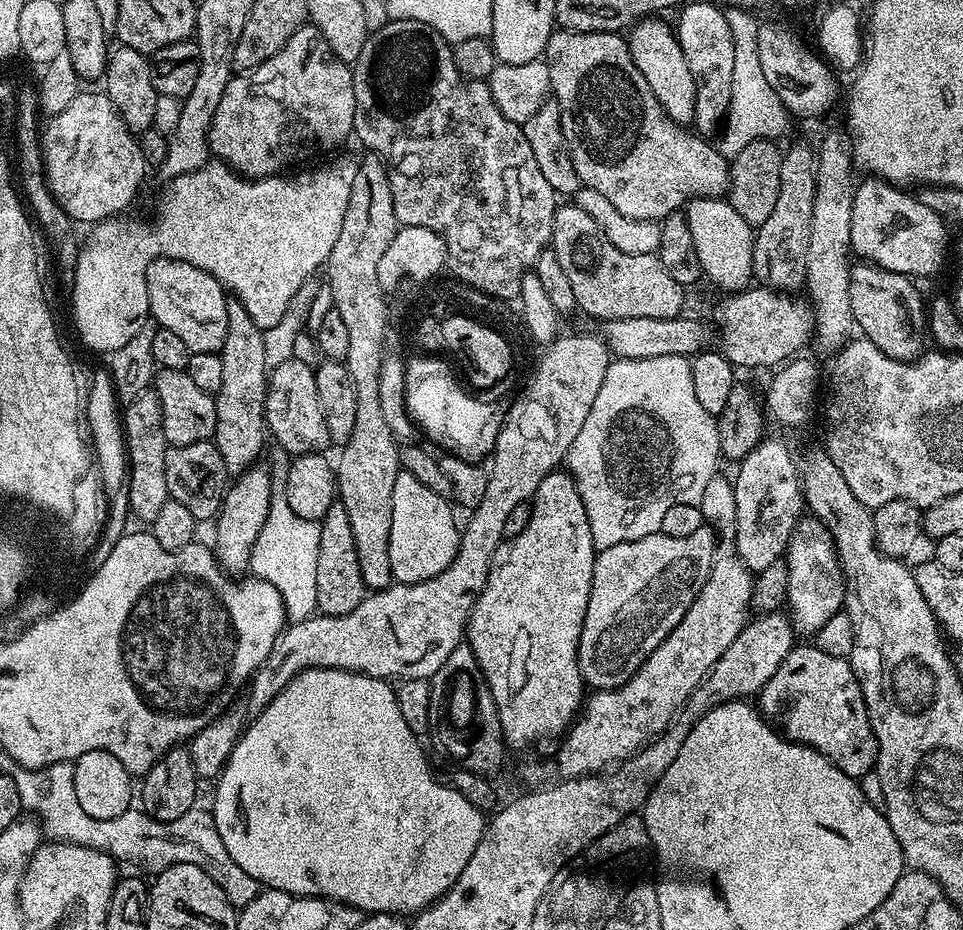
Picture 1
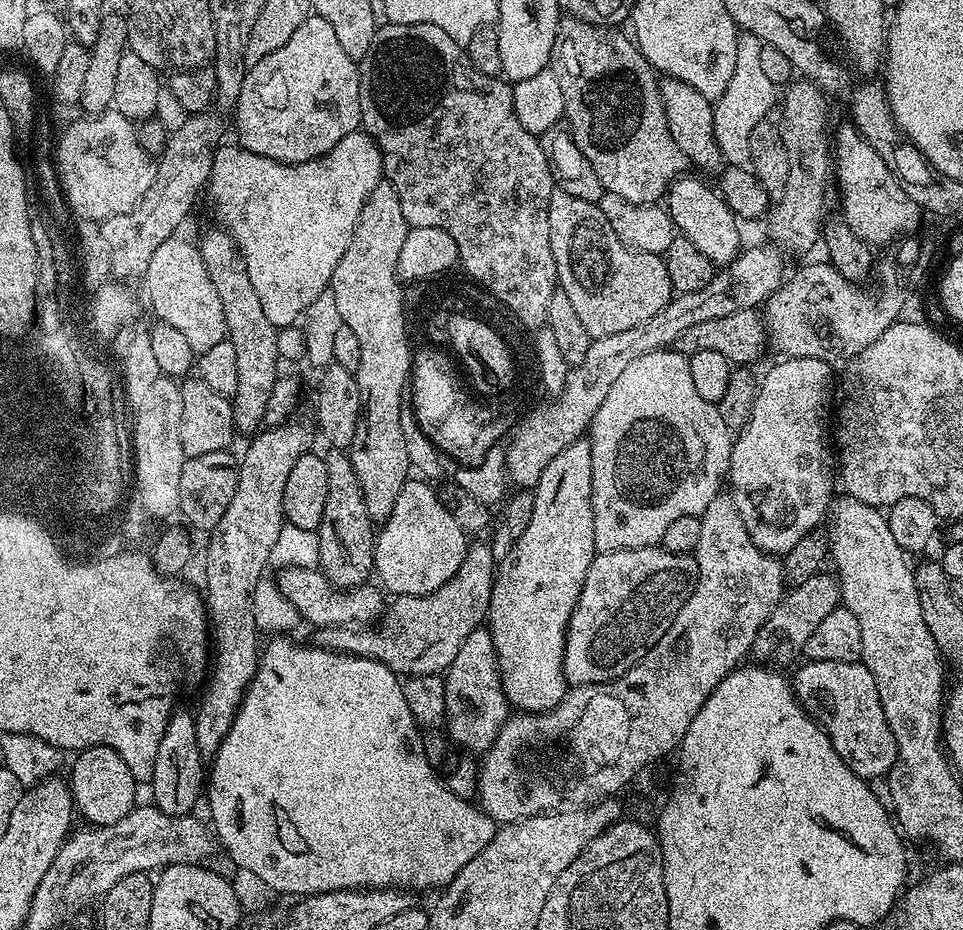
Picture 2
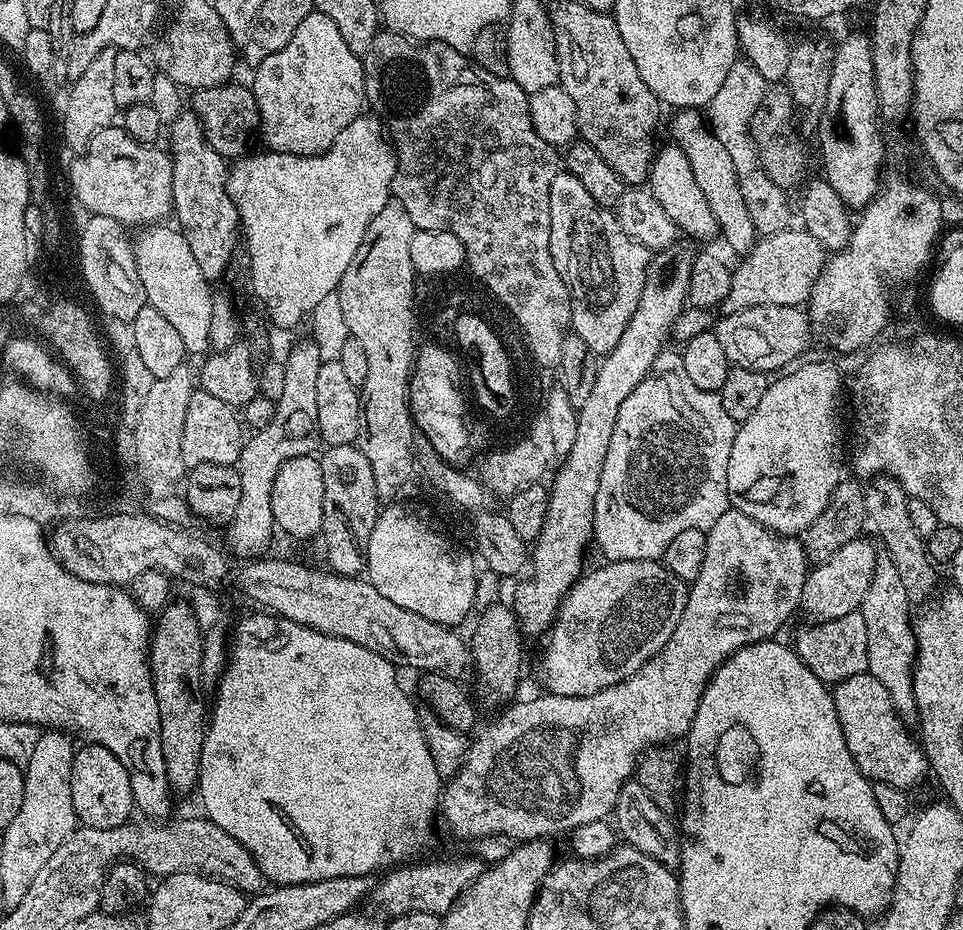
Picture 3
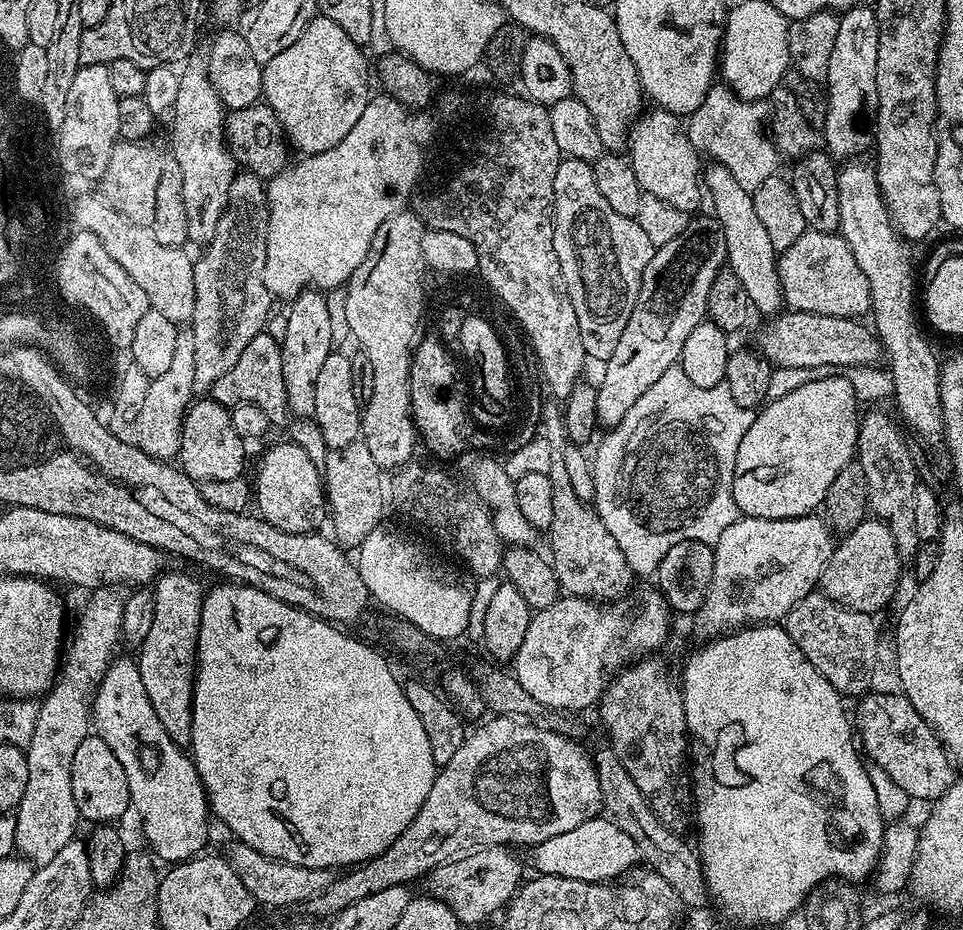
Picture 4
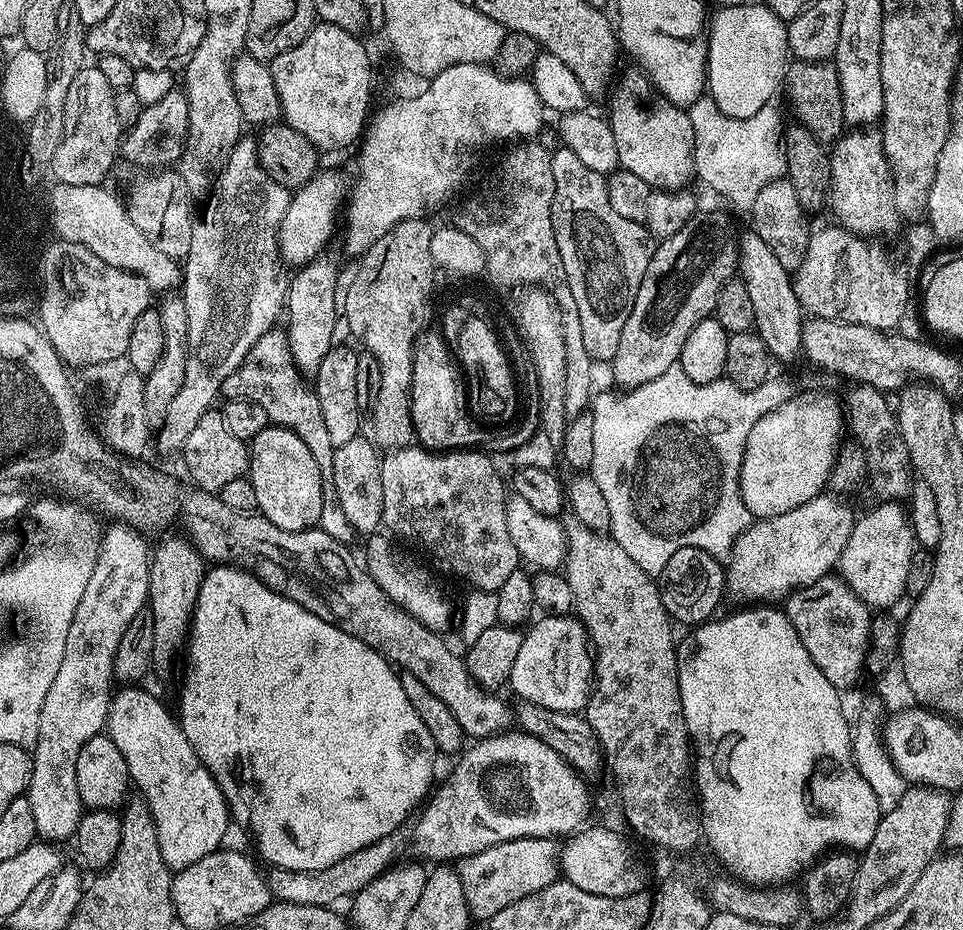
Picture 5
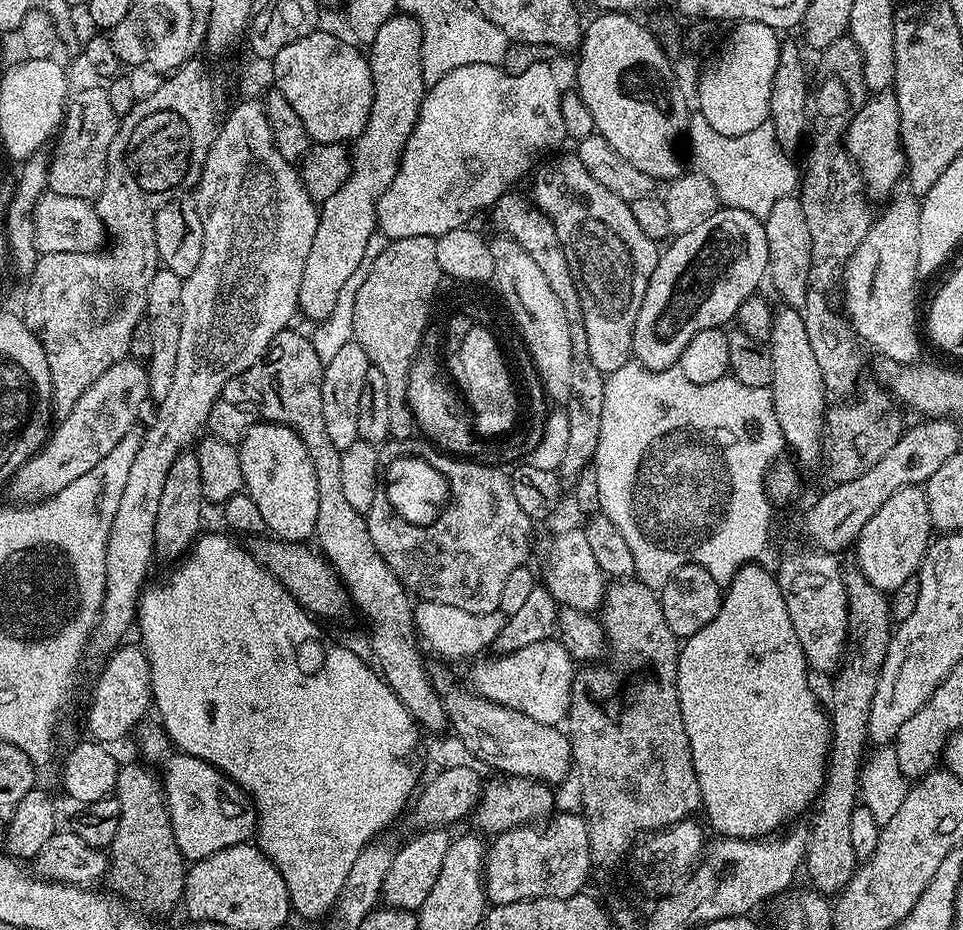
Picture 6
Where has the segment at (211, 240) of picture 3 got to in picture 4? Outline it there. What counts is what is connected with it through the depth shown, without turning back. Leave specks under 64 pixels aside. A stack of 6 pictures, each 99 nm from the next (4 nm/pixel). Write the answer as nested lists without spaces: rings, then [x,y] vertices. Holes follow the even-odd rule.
[[[189,59],[180,72],[178,98],[174,98],[170,113],[170,151],[178,162],[178,170],[182,170],[182,202],[186,202],[188,240],[203,246],[214,238],[214,230],[218,230],[218,218],[222,218],[222,210],[226,210],[228,191],[236,177],[238,165],[224,138],[225,106],[210,82],[207,63],[196,59]]]

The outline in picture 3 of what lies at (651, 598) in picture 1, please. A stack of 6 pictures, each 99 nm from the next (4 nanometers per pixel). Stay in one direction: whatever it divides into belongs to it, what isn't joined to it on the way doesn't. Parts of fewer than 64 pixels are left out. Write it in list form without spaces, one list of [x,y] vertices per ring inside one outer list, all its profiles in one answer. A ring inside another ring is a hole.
[[[614,560],[601,563],[601,568],[585,571],[580,579],[573,584],[572,588],[556,610],[556,619],[552,622],[552,627],[546,633],[548,641],[544,644],[544,657],[540,660],[540,672],[544,675],[544,684],[549,693],[554,696],[585,696],[594,694],[599,688],[614,686],[618,682],[628,679],[641,668],[651,656],[657,656],[666,646],[670,634],[674,634],[674,626],[678,626],[678,618],[682,618],[682,610],[686,610],[686,598],[688,597],[689,585],[678,578],[672,571],[660,560]]]

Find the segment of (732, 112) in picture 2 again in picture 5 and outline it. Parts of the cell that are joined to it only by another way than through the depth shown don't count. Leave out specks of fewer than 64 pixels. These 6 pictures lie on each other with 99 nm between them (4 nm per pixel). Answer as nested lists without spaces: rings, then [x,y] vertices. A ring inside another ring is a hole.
[[[707,94],[698,97],[687,109],[690,126],[694,126],[695,179],[736,208],[752,209],[758,194],[770,182],[785,179],[788,167],[778,104],[761,104],[758,114],[746,120],[724,116]]]

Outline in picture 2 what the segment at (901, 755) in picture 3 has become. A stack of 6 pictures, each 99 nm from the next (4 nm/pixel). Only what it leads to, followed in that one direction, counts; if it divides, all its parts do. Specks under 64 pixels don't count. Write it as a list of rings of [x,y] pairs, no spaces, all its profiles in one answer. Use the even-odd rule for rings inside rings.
[[[808,660],[795,669],[794,691],[805,712],[824,729],[836,753],[863,780],[887,777],[896,761],[894,734],[882,714],[874,674],[862,662]]]

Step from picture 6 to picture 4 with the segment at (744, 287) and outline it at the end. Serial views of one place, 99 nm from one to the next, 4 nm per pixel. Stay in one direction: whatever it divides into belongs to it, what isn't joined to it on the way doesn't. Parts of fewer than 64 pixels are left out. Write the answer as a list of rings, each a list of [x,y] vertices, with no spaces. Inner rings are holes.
[[[705,214],[705,216],[699,216],[697,215],[695,218],[689,219],[686,230],[682,230],[682,234],[678,234],[678,238],[674,238],[671,242],[666,242],[666,246],[658,248],[656,253],[650,258],[650,266],[646,266],[646,270],[642,274],[642,286],[638,290],[638,298],[634,302],[634,310],[630,310],[630,322],[626,322],[626,330],[622,330],[622,338],[618,338],[618,346],[614,346],[614,354],[610,354],[610,358],[603,361],[604,377],[601,378],[600,384],[598,383],[598,387],[596,388],[596,402],[597,421],[603,427],[605,424],[605,429],[611,430],[620,424],[622,418],[626,418],[630,406],[634,406],[634,402],[638,402],[638,398],[642,394],[646,394],[646,390],[650,390],[650,386],[654,386],[654,382],[658,382],[658,378],[662,378],[662,374],[666,374],[666,370],[674,367],[682,354],[682,342],[686,342],[686,338],[693,332],[694,326],[701,324],[707,317],[710,286],[714,284],[716,275],[725,267],[728,255],[726,254],[726,242],[720,229],[720,223],[711,215]]]

